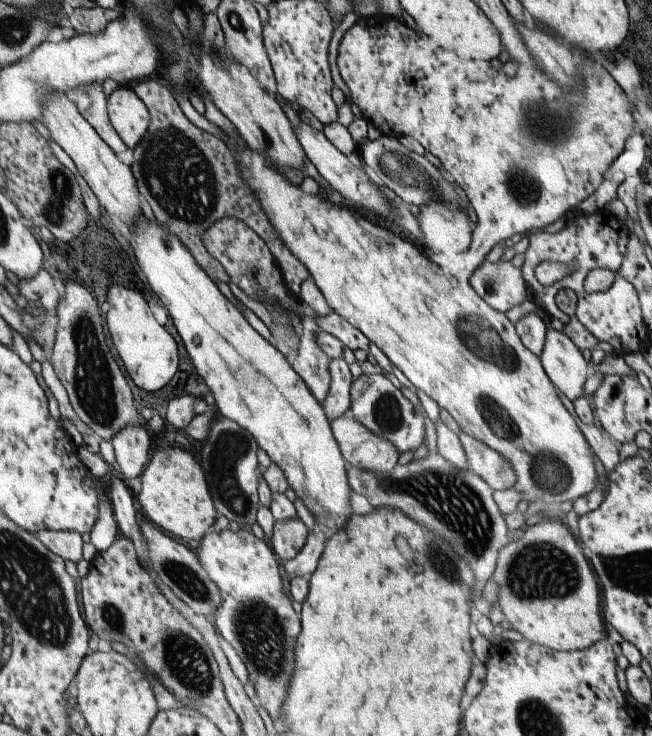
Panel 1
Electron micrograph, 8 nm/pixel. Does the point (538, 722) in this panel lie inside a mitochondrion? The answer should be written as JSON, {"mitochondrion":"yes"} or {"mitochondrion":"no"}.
{"mitochondrion":"yes"}

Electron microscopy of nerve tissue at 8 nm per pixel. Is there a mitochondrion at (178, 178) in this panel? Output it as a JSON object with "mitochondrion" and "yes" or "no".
{"mitochondrion":"yes"}

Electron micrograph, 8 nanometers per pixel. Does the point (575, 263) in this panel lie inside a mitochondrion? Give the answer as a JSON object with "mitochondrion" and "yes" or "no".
{"mitochondrion":"no"}

